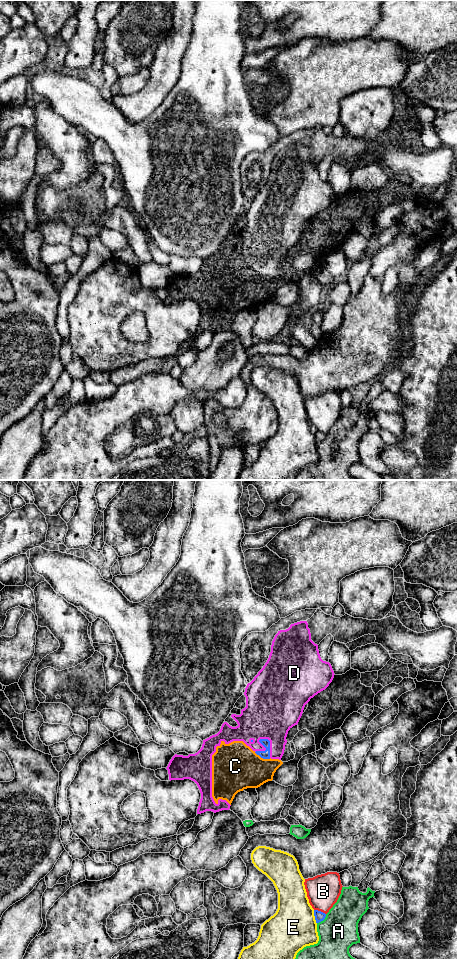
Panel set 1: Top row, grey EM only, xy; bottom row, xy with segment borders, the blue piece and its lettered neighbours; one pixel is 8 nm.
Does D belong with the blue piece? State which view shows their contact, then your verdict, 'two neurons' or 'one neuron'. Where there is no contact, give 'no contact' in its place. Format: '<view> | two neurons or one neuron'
xy | one neuron

